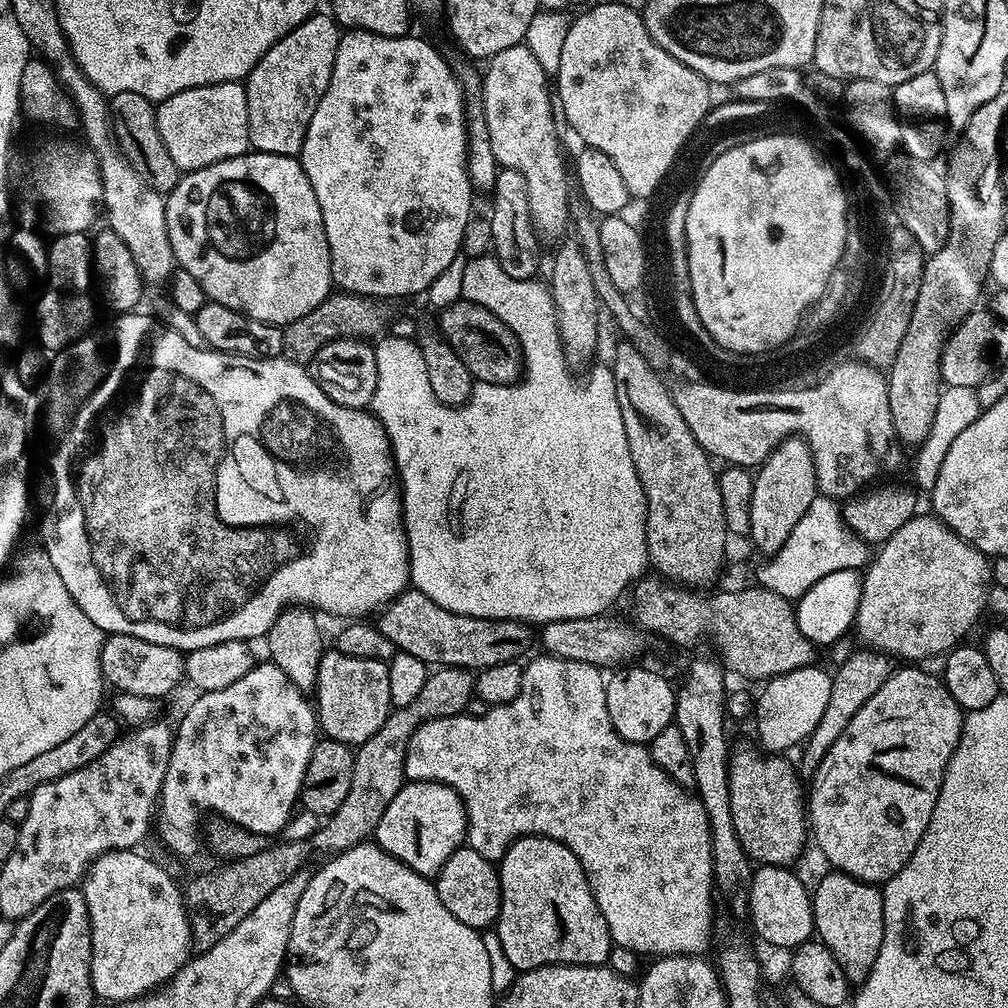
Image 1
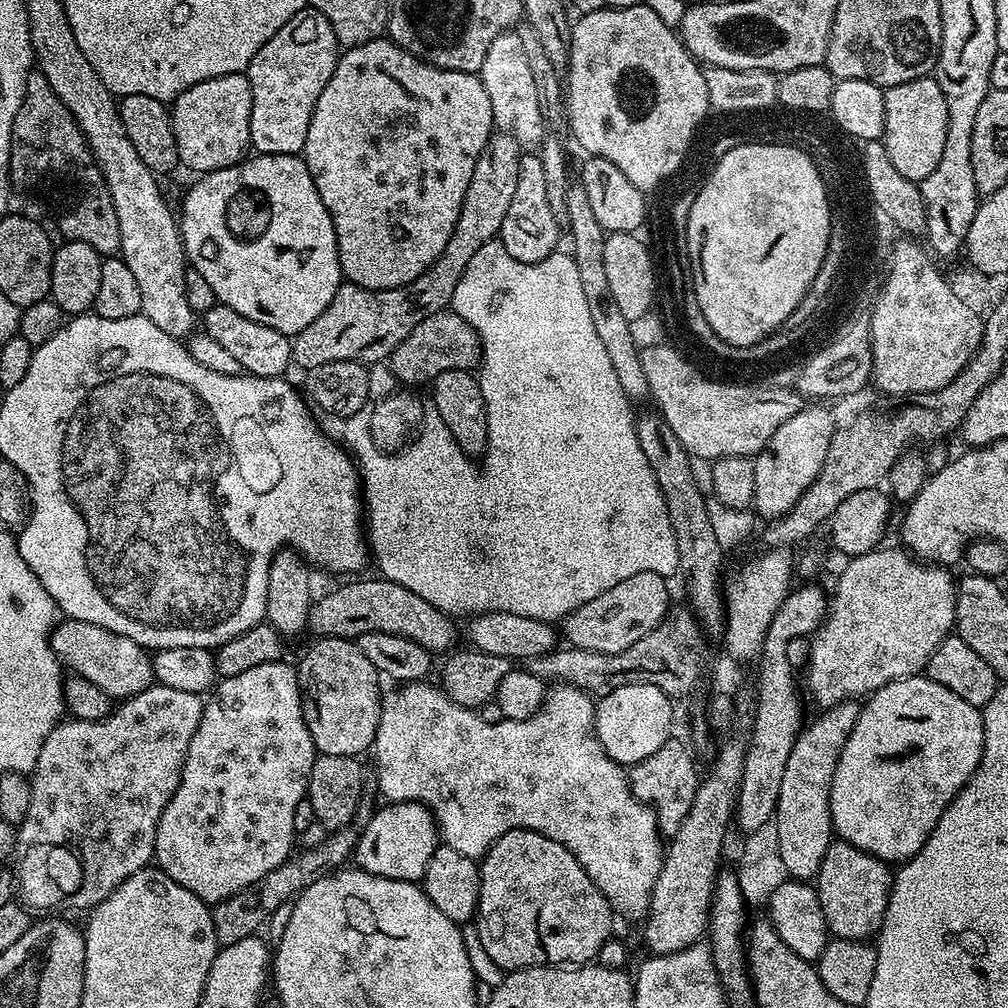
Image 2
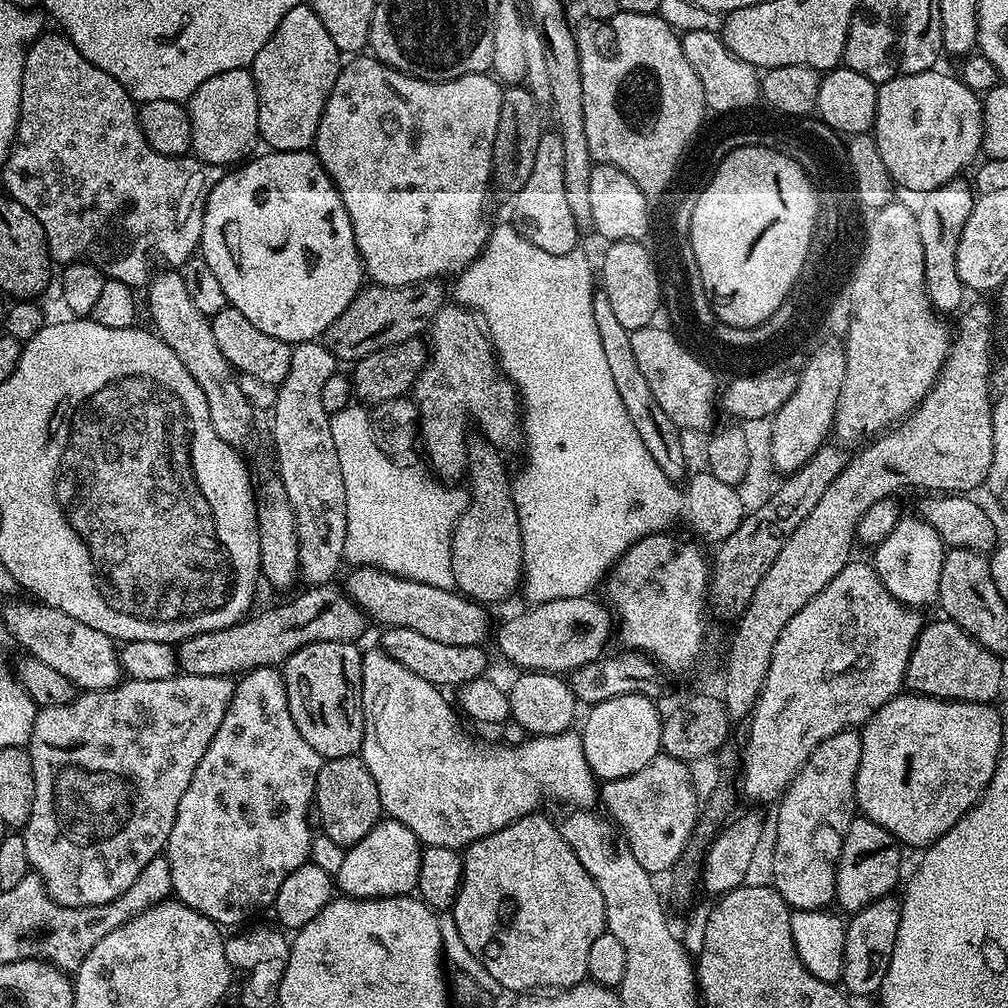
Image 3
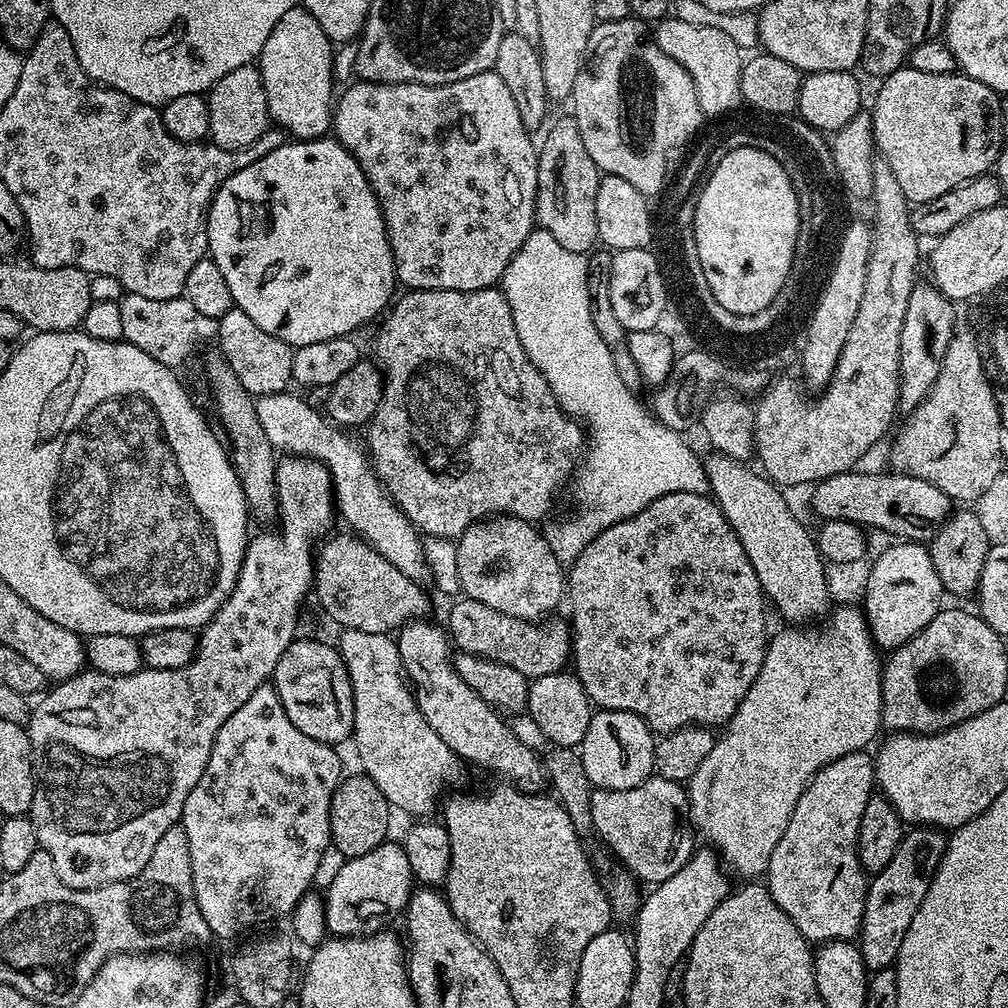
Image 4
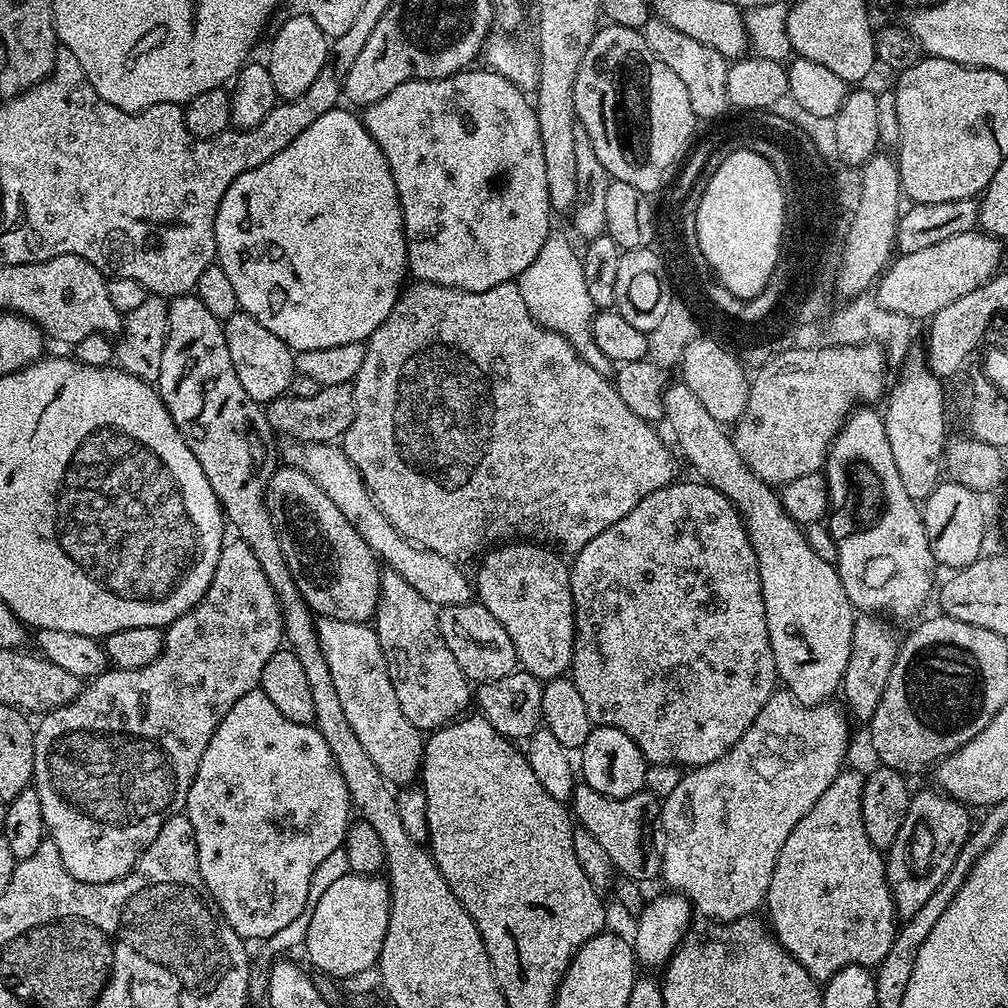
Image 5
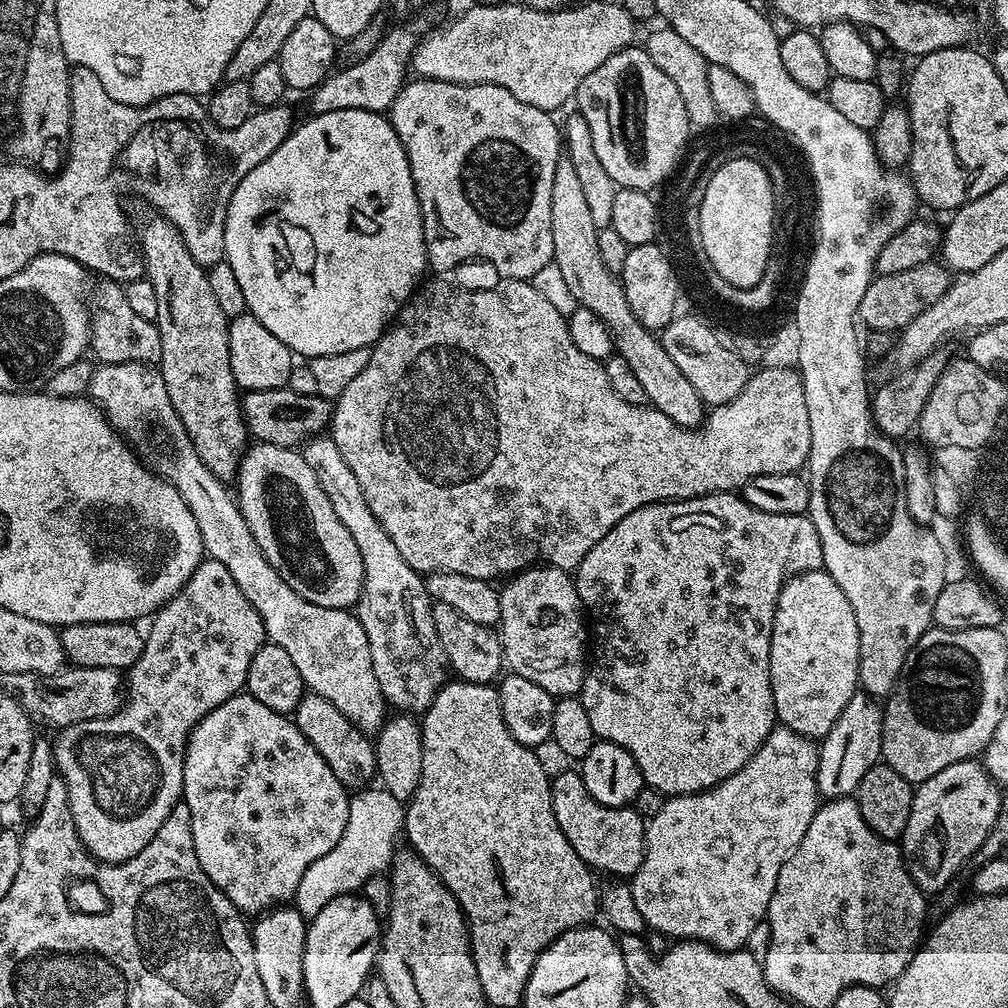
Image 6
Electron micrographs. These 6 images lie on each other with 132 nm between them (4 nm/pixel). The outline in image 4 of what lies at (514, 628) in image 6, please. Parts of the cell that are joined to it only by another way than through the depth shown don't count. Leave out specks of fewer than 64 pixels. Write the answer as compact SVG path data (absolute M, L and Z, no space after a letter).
M507 514L477 520L455 545L456 579L467 599L533 622L555 613L552 611L565 599L565 571L535 523Z

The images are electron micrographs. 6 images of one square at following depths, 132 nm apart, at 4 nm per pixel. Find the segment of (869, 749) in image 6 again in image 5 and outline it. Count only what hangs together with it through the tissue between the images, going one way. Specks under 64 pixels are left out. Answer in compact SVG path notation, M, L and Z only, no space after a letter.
M872 614L857 615L854 638L850 646L850 662L846 662L844 671L842 697L844 696L845 701L843 700L843 703L855 719L857 716L864 722L871 721L874 710L878 710L878 702L882 702L882 690L886 690L890 670L894 670L896 656L900 653L901 641L895 640L888 633L888 628L883 622L885 623L883 619Z

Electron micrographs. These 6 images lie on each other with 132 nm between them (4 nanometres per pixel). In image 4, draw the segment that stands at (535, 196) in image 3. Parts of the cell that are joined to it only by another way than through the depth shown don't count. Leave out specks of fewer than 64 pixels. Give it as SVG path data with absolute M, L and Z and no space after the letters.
M565 114L561 120L556 120L552 124L552 129L544 136L544 141L539 141L538 151L538 190L536 191L536 224L546 230L546 234L550 234L562 246L566 246L566 250L574 250L585 254L591 253L598 244L598 218L594 214L594 198L598 198L598 186L600 185L600 177L602 175L600 168L594 162L594 158L590 158L590 153L586 151L586 145L582 143L582 134L578 134L578 126L576 118L571 114Z

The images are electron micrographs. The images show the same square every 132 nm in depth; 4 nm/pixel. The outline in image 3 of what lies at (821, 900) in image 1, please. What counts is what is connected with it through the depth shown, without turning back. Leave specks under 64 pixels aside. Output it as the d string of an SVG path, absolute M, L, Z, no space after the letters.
M857 815L850 822L848 833L844 836L840 857L836 863L836 899L837 905L855 914L868 904L881 900L893 891L892 887L900 880L901 845L882 826L870 822L864 816Z

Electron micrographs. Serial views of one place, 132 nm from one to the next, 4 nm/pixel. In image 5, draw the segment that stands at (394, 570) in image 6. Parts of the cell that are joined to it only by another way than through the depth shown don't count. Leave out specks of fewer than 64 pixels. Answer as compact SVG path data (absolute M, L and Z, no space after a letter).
M385 567L380 574L380 601L376 607L374 627L378 634L378 642L382 646L382 654L388 663L390 682L394 686L394 694L398 698L398 706L402 714L421 730L443 728L445 724L465 715L474 700L474 688L468 676L462 674L462 666L454 654L450 654L450 646L442 638L438 630L437 609L418 594L410 583L402 578L394 569Z

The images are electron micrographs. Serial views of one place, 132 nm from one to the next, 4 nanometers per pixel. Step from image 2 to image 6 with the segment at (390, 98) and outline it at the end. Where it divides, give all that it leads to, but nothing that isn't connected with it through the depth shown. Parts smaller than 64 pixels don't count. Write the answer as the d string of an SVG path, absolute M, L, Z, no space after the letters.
M412 78L401 88L394 98L391 108L386 113L392 121L394 130L406 150L406 158L410 162L410 174L414 176L414 190L418 194L418 206L422 210L422 226L424 241L428 255L428 267L433 273L448 274L459 264L467 260L489 260L496 267L497 277L504 280L531 281L542 266L553 263L554 234L550 234L550 192L554 190L554 170L556 163L562 158L562 128L555 124L553 113L538 110L538 106L530 106L526 102L518 102L510 90L493 84L455 84L441 80L421 80Z

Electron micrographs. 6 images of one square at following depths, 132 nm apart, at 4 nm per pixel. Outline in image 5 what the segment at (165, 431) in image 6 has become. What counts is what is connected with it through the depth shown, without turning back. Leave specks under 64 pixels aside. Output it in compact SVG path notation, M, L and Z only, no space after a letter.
M320 618L316 621L316 629L322 654L326 654L326 666L330 666L330 678L334 678L334 690L338 690L342 710L346 710L346 719L354 734L358 734L362 750L370 754L370 762L378 766L389 785L411 785L415 781L412 779L415 776L417 779L422 772L425 737L421 729L404 717L398 706L375 627L368 622L359 624Z

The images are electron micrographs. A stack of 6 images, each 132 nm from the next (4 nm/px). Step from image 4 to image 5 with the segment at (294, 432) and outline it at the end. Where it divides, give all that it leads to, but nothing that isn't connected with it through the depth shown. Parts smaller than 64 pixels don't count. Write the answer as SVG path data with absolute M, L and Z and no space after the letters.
M297 443L288 444L288 448L283 449L282 460L287 467L302 470L311 480L315 482L319 489L346 515L346 520L362 535L363 541L370 546L377 559L380 559L387 567L394 569L414 590L421 594L422 598L426 598L433 607L441 608L446 605L467 604L474 596L474 590L471 581L464 576L461 568L455 561L442 558L441 555L434 554L421 548L419 545L413 544L411 540L406 539L399 530L382 514L380 507L377 506L375 500L369 492L369 488L365 484L365 480L361 478L361 472L350 462L349 456L344 452L341 445L337 443Z

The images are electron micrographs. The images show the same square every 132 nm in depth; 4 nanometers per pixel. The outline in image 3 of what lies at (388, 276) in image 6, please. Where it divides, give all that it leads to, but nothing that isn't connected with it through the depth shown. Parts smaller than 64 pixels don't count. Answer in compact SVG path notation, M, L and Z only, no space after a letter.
M268 150L265 153L265 156L253 155L247 162L225 171L224 177L216 183L214 190L206 193L206 199L202 204L204 217L198 252L204 257L206 266L214 270L214 275L218 277L222 290L226 290L226 298L231 307L242 310L242 314L246 314L246 318L250 318L250 322L254 322L258 330L270 334L270 338L278 338L282 342L295 346L305 344L307 340L323 337L327 328L350 306L350 302L354 301L356 295L365 287L366 273L364 265L360 263L360 251L354 242L354 226L350 222L350 214L346 212L346 206L338 194L335 182L329 178L326 169L321 166L315 151L274 152Z

